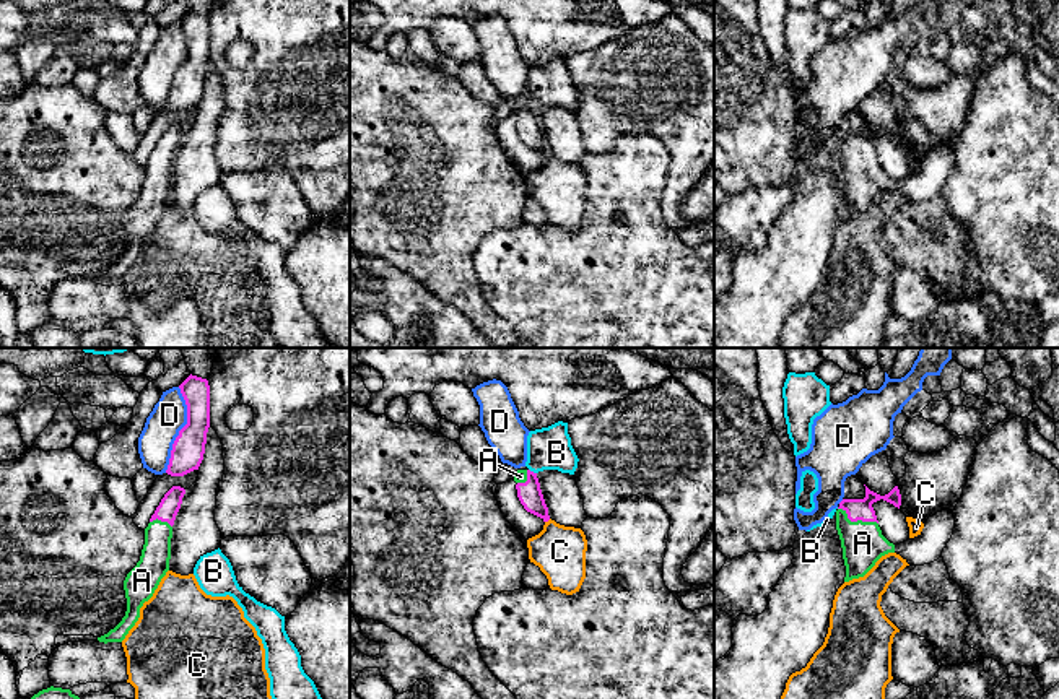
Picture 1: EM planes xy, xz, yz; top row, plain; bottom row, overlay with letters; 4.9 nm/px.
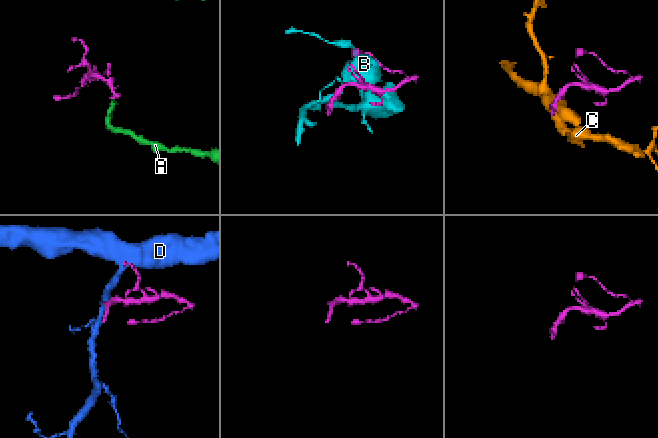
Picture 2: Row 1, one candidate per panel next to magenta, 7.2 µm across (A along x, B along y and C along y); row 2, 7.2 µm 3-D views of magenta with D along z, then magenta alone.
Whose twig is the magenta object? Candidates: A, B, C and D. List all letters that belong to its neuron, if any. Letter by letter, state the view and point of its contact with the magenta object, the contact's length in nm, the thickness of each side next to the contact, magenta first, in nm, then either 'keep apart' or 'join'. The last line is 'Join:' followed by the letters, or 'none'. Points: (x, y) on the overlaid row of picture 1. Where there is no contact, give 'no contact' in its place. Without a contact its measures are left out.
A: meets magenta in yz at (858, 519); contact 220 nm long; 110 nm thick on the magenta side, 220 nm on the other; join
B: meets magenta in xz at (532, 472); contact 50 nm long; 120 nm thick on the magenta side, 220 nm on the other; keep apart
C: meets magenta in xz at (547, 520); contact 40 nm long; 120 nm thick on the magenta side, 260 nm on the other; keep apart
D: meets magenta in xy at (181, 429); contact 440 nm long; 160 nm thick on the magenta side, 180 nm on the other; keep apart
Join: A

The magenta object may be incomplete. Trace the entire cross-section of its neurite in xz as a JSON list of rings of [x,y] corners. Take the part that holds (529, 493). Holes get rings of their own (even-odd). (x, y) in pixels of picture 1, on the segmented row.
[[[517,470],[514,481],[517,483],[517,497],[524,509],[540,517],[543,522],[548,522],[548,507],[545,504],[537,473],[530,470]]]

